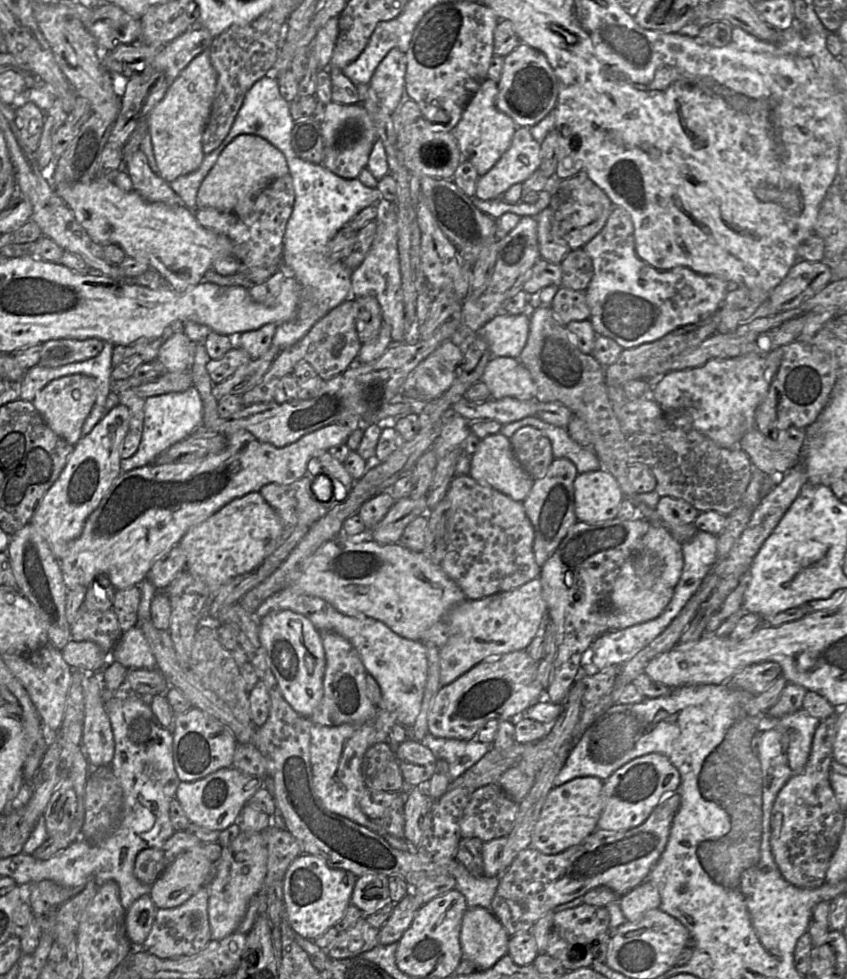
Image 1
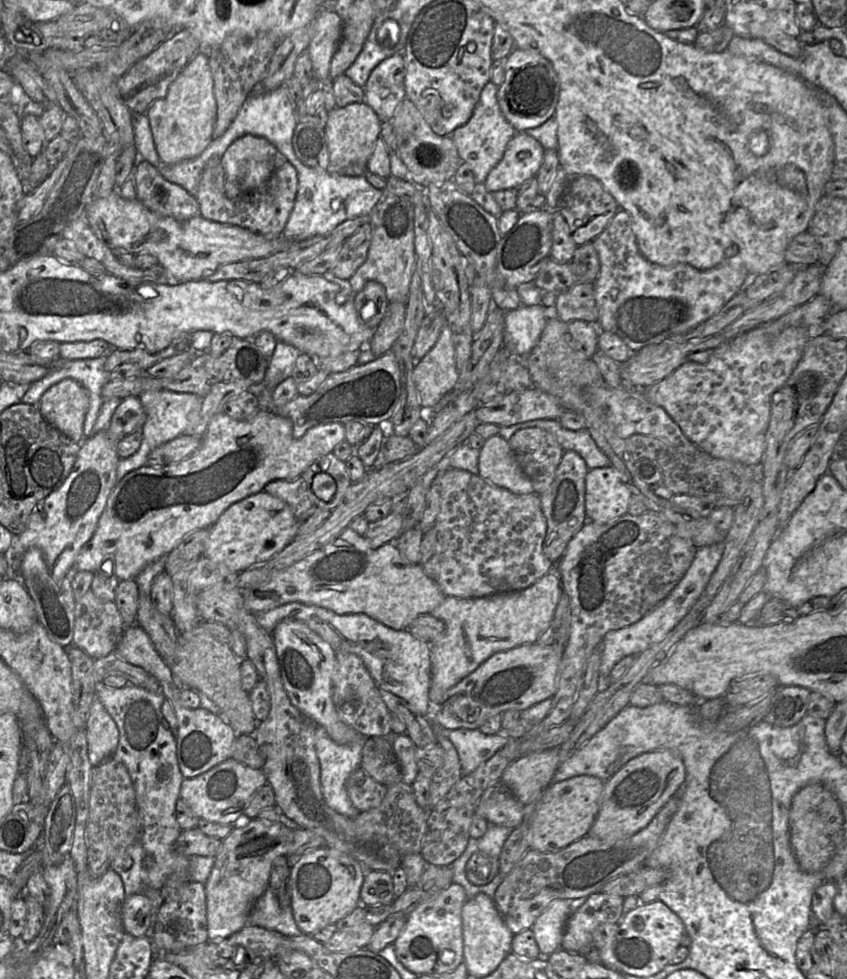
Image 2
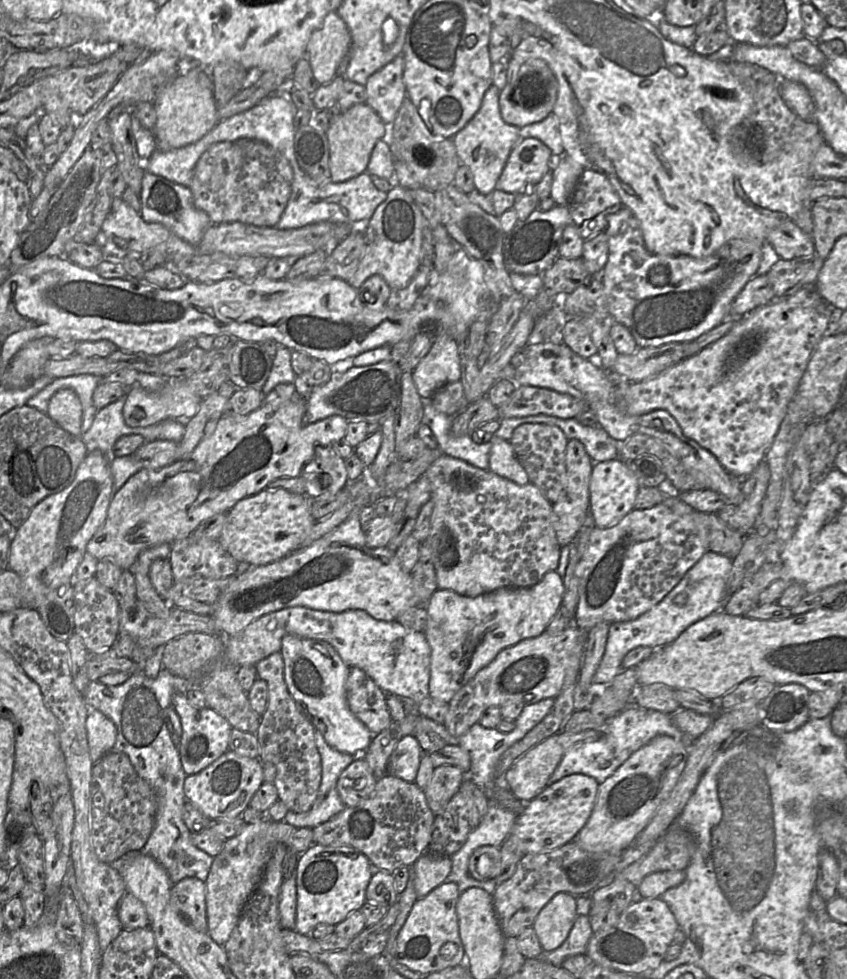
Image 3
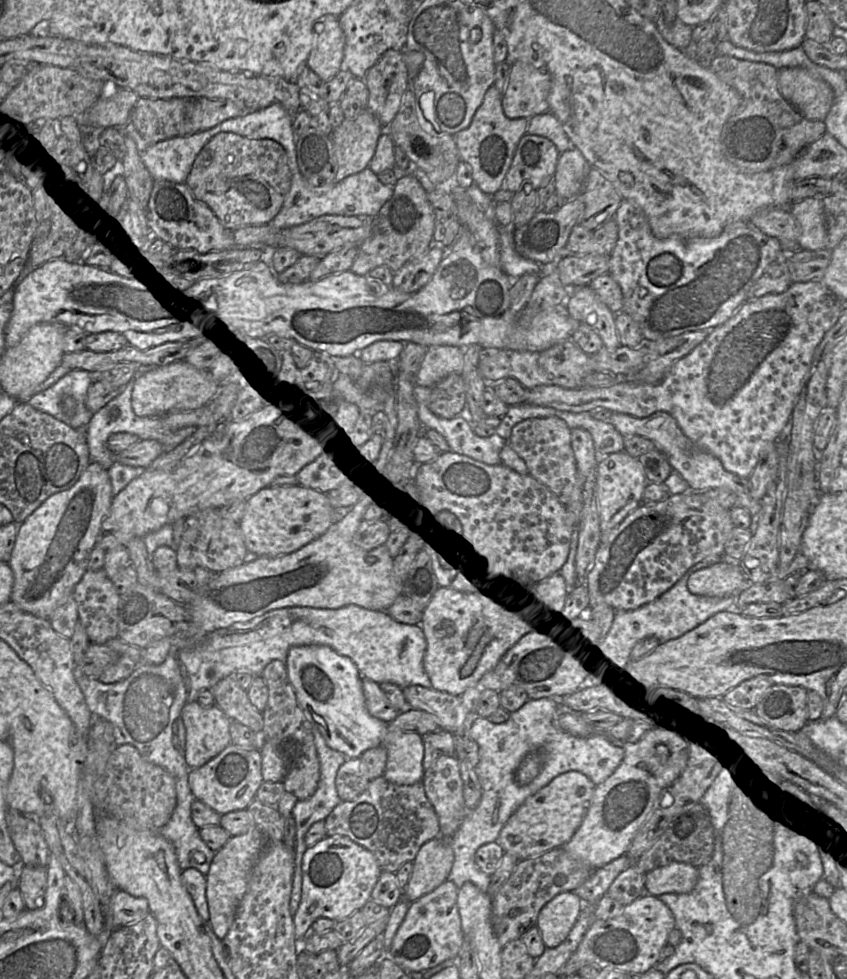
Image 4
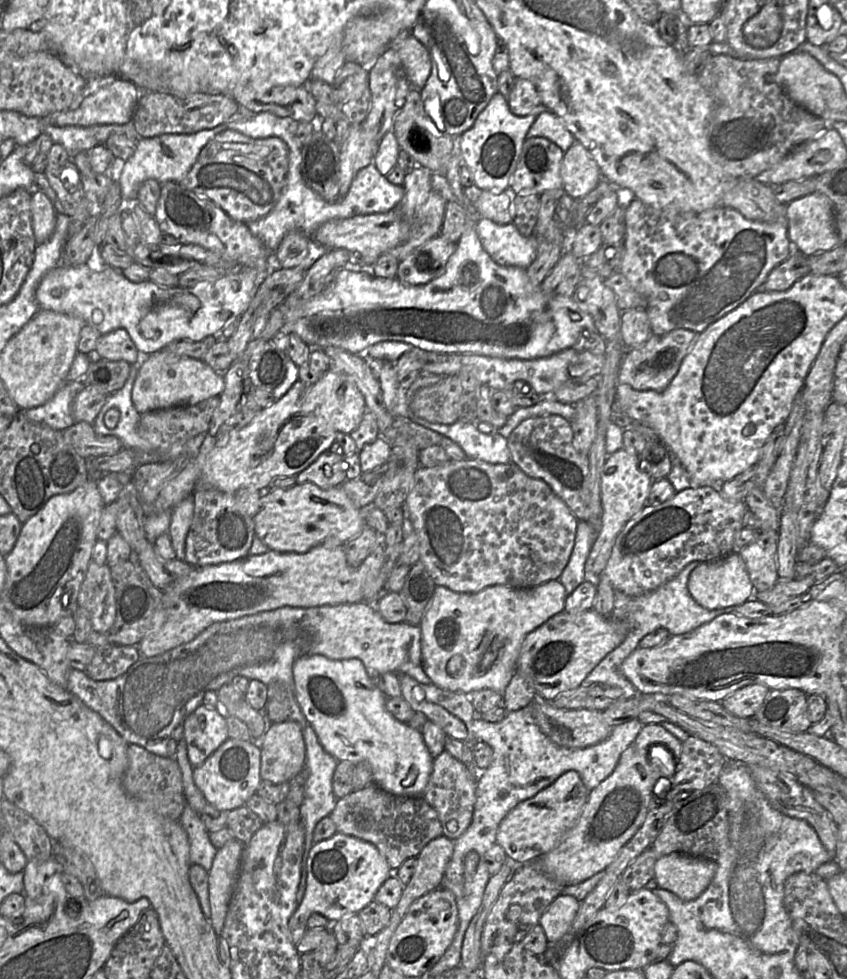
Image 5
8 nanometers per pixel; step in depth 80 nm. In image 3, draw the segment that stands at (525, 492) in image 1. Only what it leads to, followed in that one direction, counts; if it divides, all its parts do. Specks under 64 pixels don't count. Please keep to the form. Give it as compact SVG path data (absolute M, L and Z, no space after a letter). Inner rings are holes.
M493 437L490 442L488 470L521 486L530 483L510 442L498 437Z

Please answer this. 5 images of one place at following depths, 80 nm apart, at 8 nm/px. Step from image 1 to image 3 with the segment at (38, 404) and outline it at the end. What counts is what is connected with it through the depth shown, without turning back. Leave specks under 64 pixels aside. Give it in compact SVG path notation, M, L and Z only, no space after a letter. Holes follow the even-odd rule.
M58 390L50 399L46 414L71 435L82 436L82 405L73 390Z

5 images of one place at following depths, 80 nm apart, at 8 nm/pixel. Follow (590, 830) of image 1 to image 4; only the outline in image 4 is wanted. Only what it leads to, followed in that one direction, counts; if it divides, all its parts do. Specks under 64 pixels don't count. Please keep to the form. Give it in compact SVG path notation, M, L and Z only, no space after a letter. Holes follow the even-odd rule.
M569 771L528 797L511 815L497 839L504 852L518 860L539 856L563 847L580 827L589 808L596 785L583 773Z

